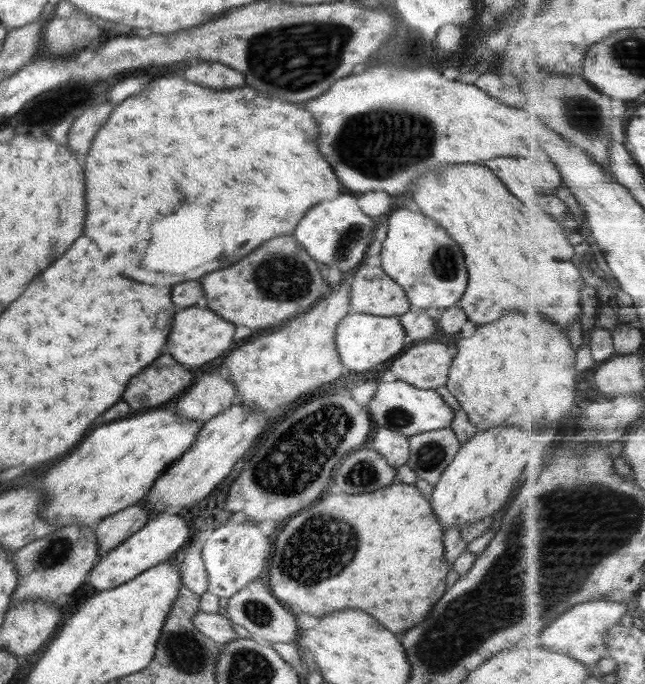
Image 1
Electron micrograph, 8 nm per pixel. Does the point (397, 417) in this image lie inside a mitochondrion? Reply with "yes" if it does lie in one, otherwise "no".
yes

